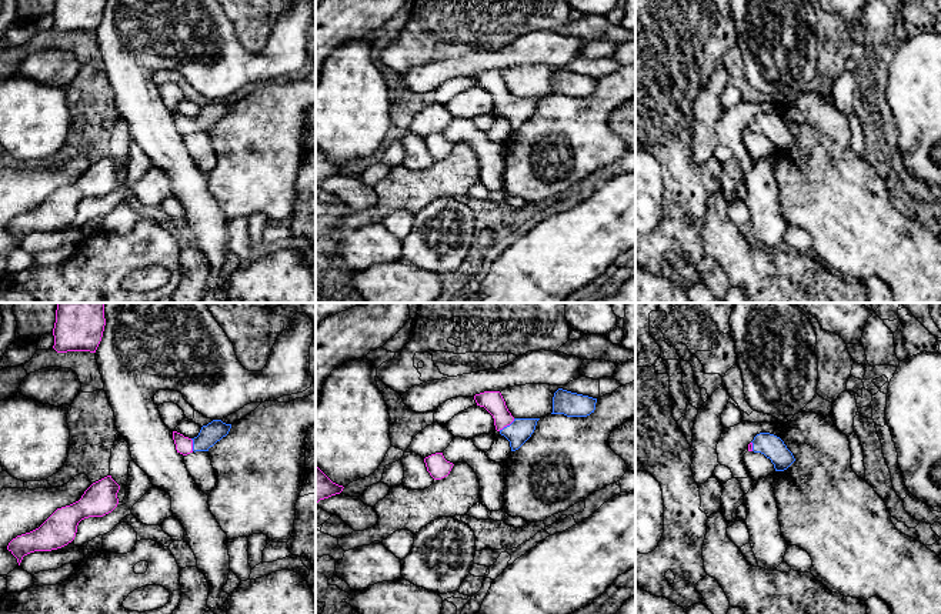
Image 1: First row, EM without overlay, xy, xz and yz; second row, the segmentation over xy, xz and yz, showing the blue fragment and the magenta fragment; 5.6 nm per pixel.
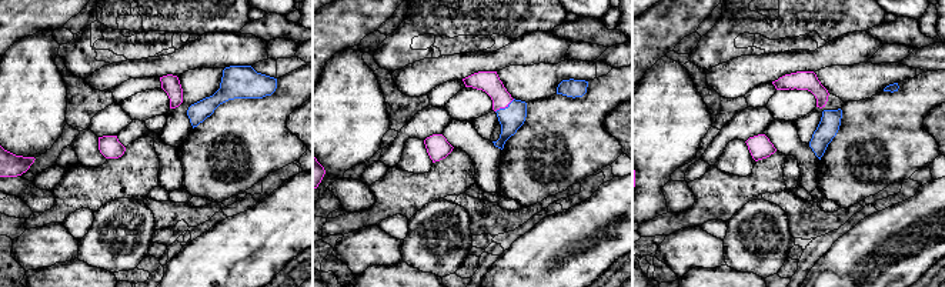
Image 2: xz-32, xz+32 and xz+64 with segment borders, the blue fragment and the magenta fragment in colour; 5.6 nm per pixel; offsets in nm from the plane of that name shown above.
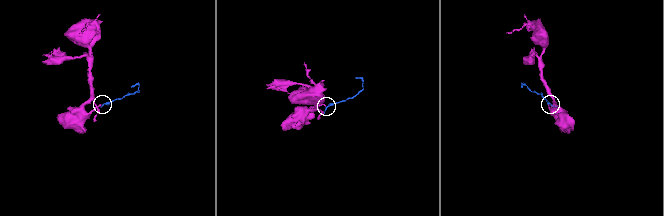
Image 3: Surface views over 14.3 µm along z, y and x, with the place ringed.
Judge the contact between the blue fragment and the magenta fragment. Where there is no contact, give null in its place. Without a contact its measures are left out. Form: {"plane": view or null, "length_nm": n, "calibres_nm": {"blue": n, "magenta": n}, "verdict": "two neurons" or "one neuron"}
{"plane": "xz", "length_nm": 120, "calibres_nm": {"blue": 140, "magenta": 120}, "verdict": "one neuron"}

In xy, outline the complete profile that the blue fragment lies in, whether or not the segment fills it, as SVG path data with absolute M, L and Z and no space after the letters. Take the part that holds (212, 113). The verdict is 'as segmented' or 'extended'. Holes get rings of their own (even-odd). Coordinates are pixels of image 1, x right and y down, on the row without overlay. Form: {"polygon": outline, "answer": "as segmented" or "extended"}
{"polygon": "M213 100L207 106L203 106L198 116L194 119L188 119L177 111L173 111L176 130L183 136L193 131L208 131L210 127L228 114L230 109L231 104L226 104L221 100Z", "answer": "extended"}

